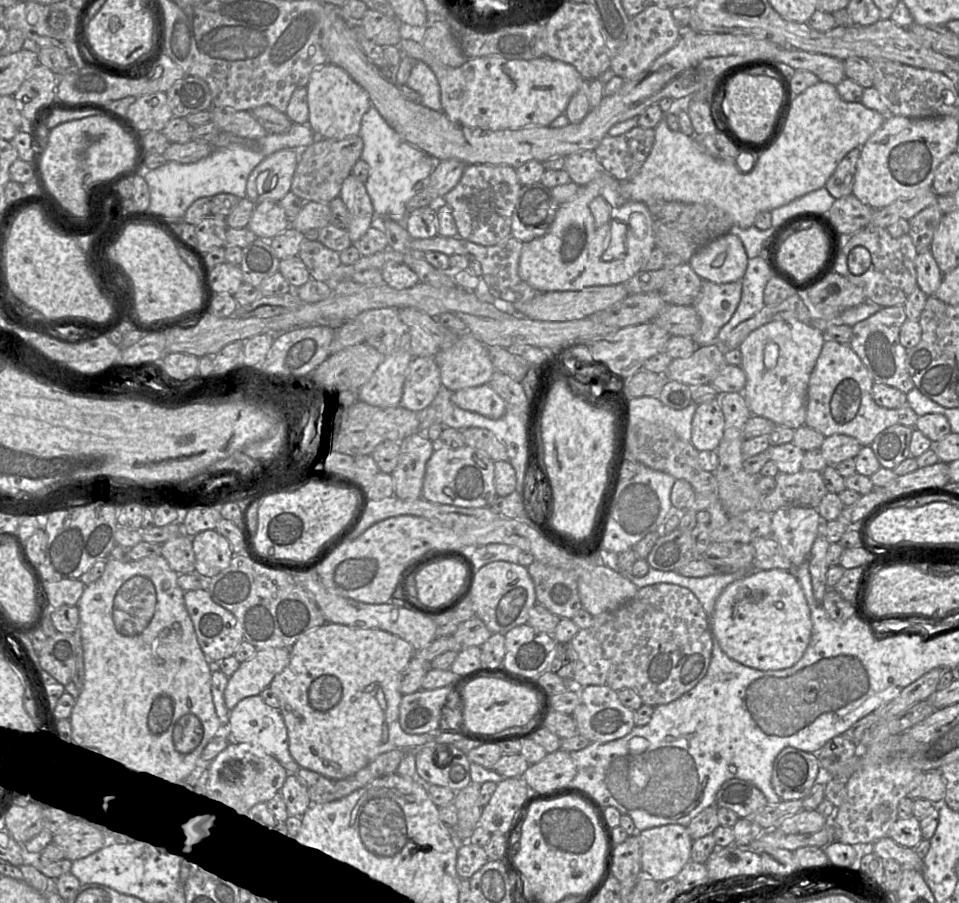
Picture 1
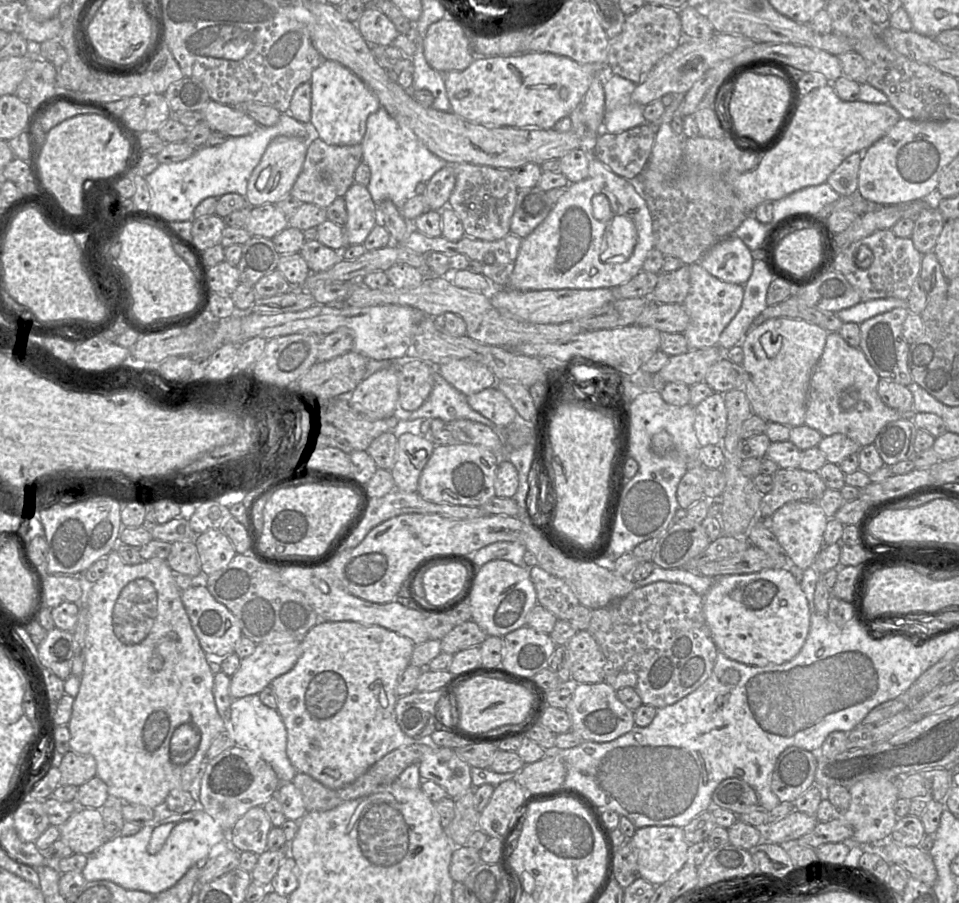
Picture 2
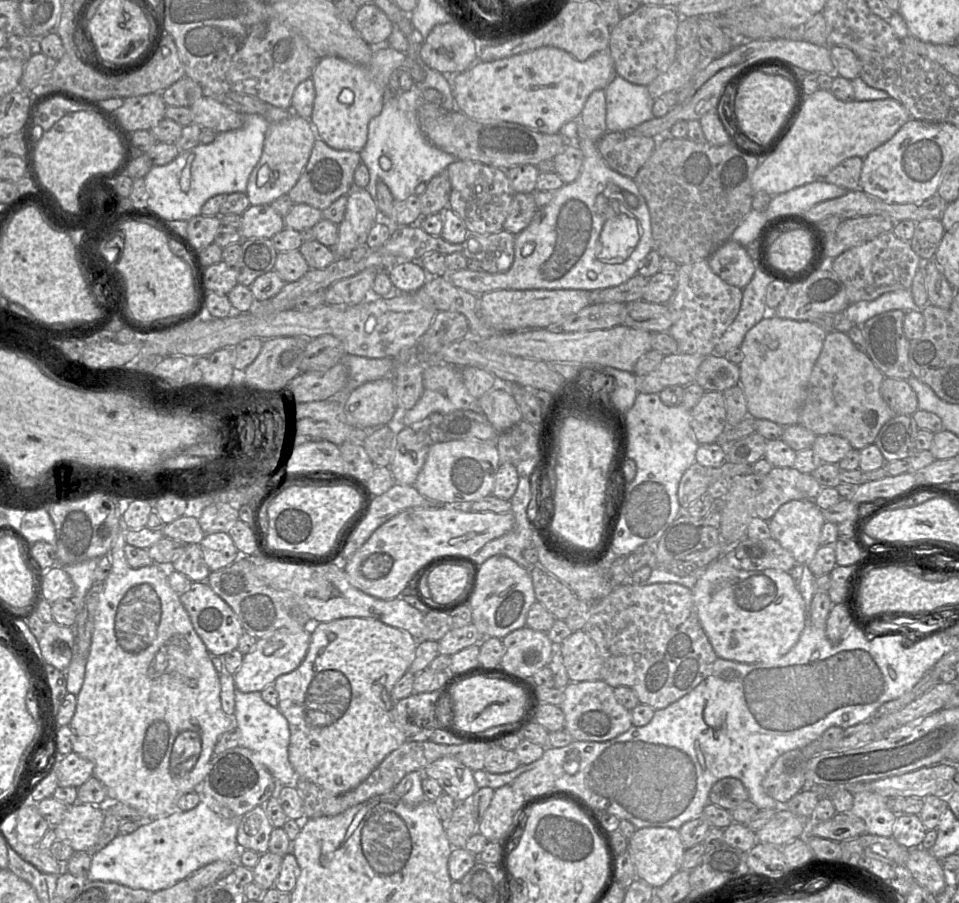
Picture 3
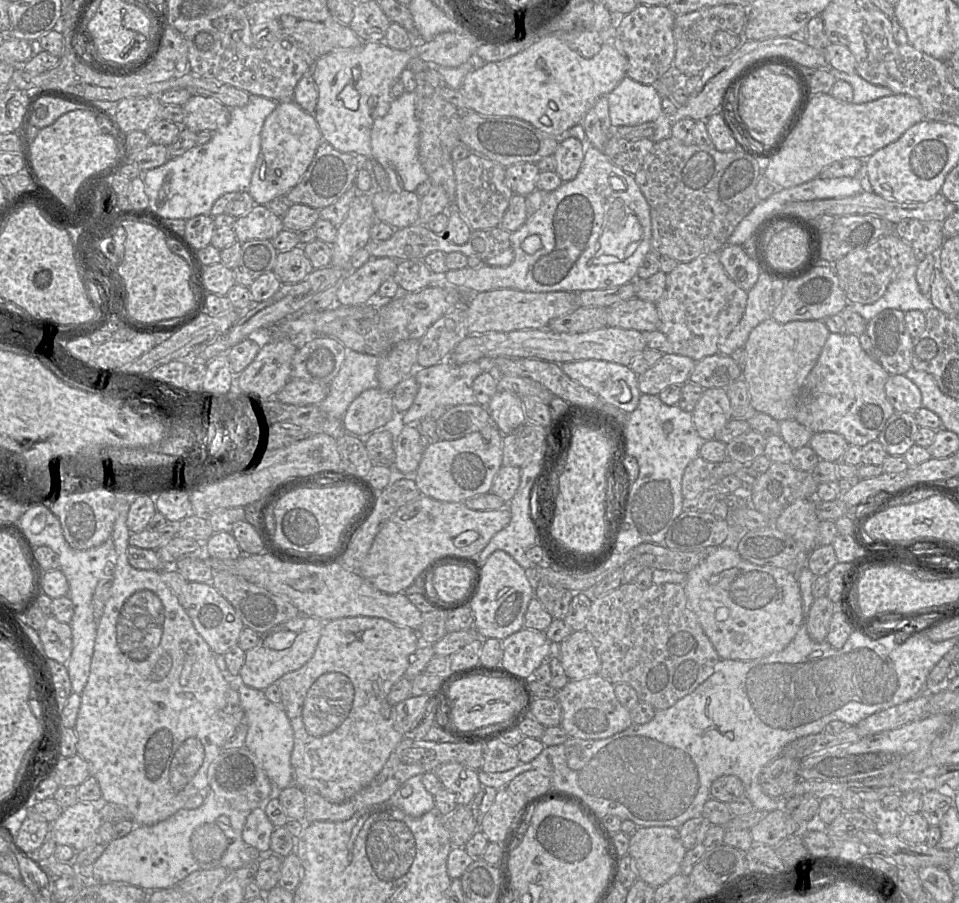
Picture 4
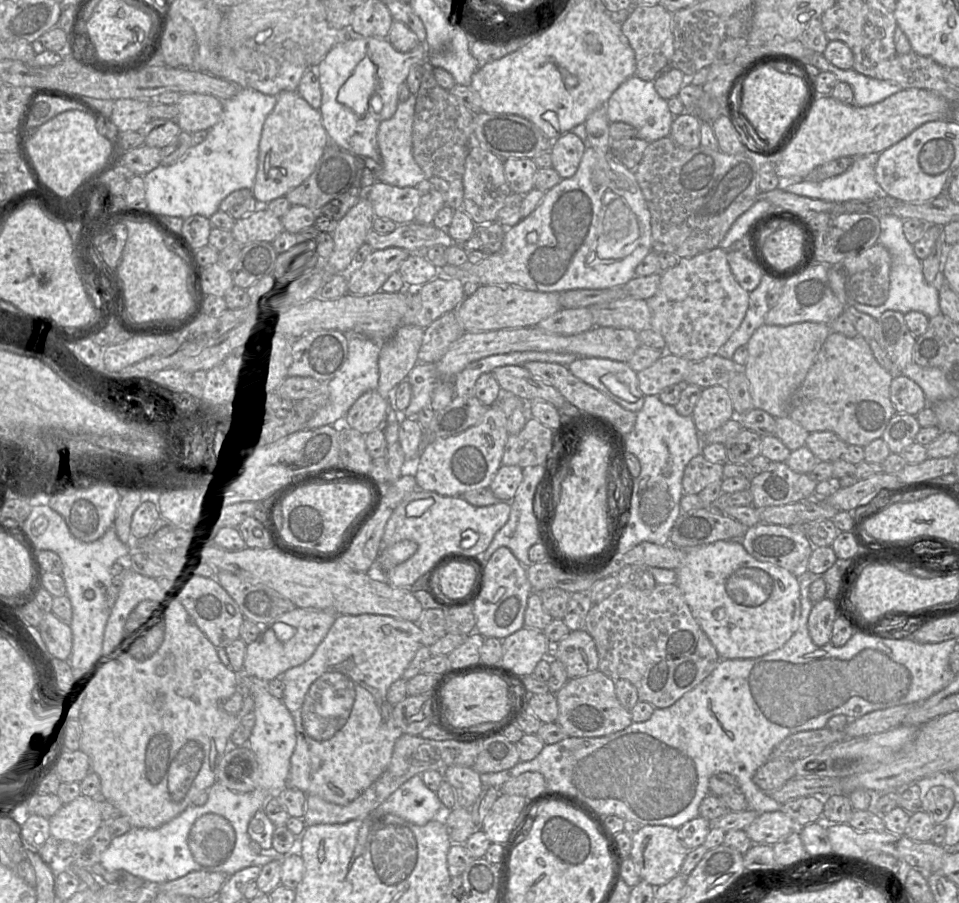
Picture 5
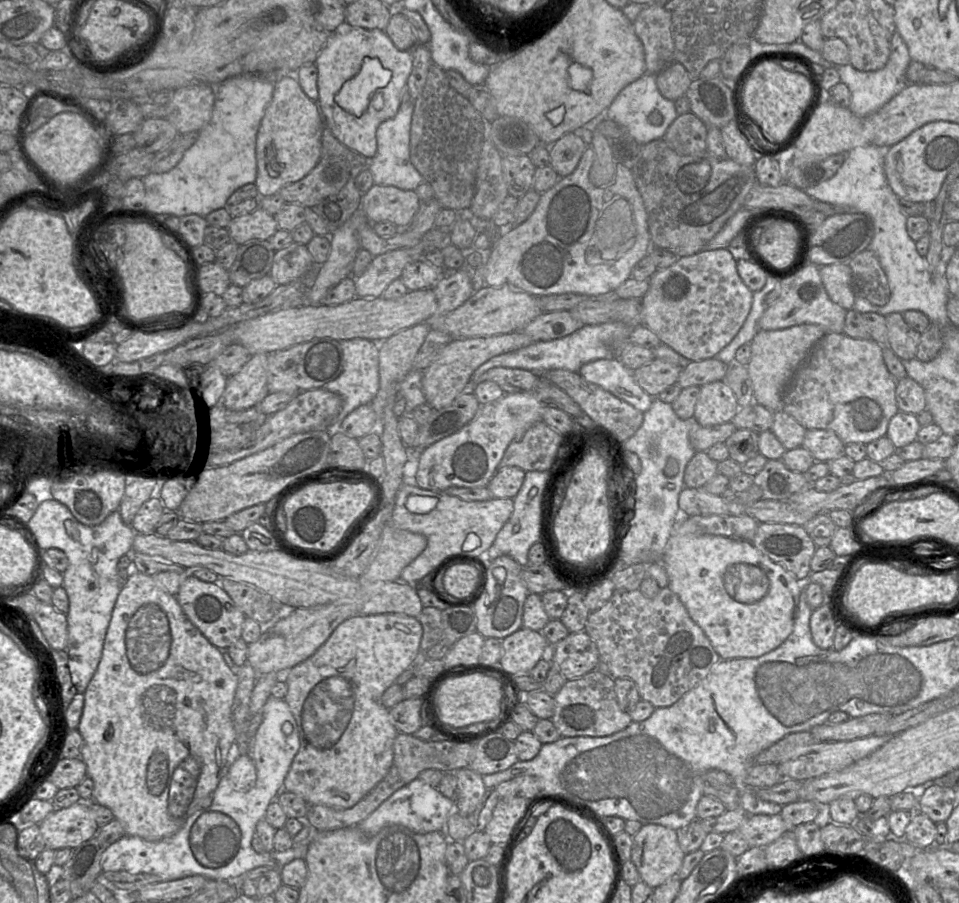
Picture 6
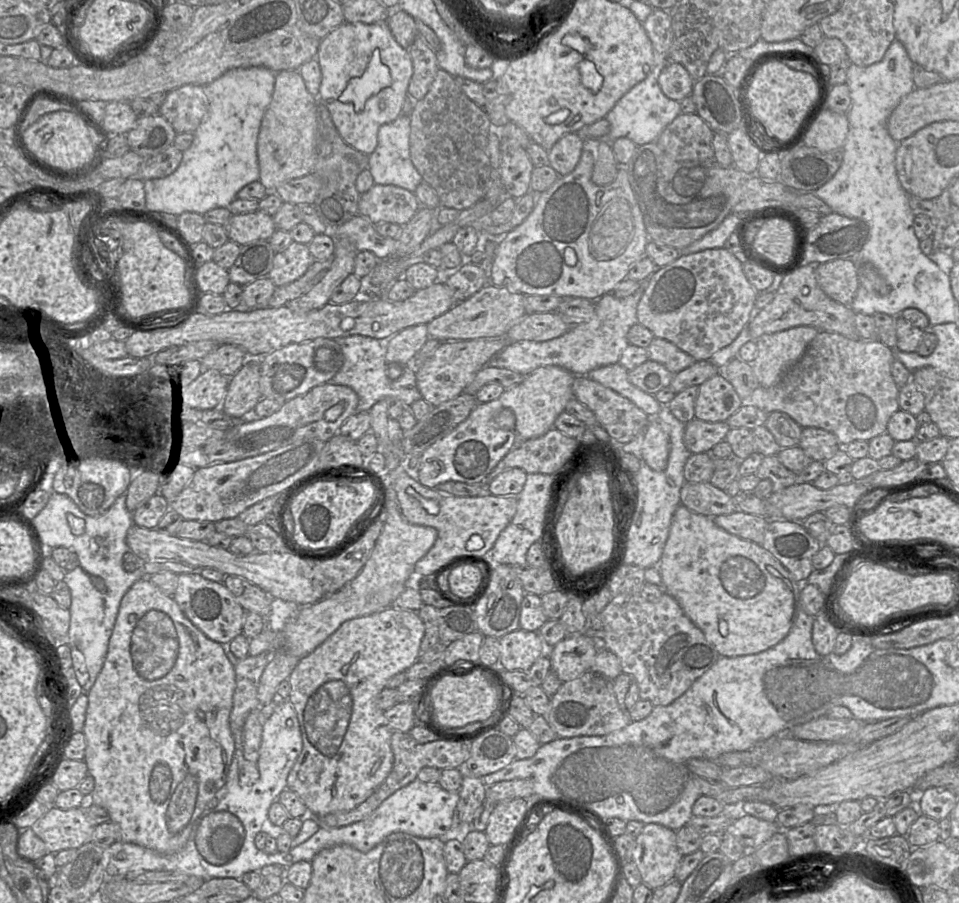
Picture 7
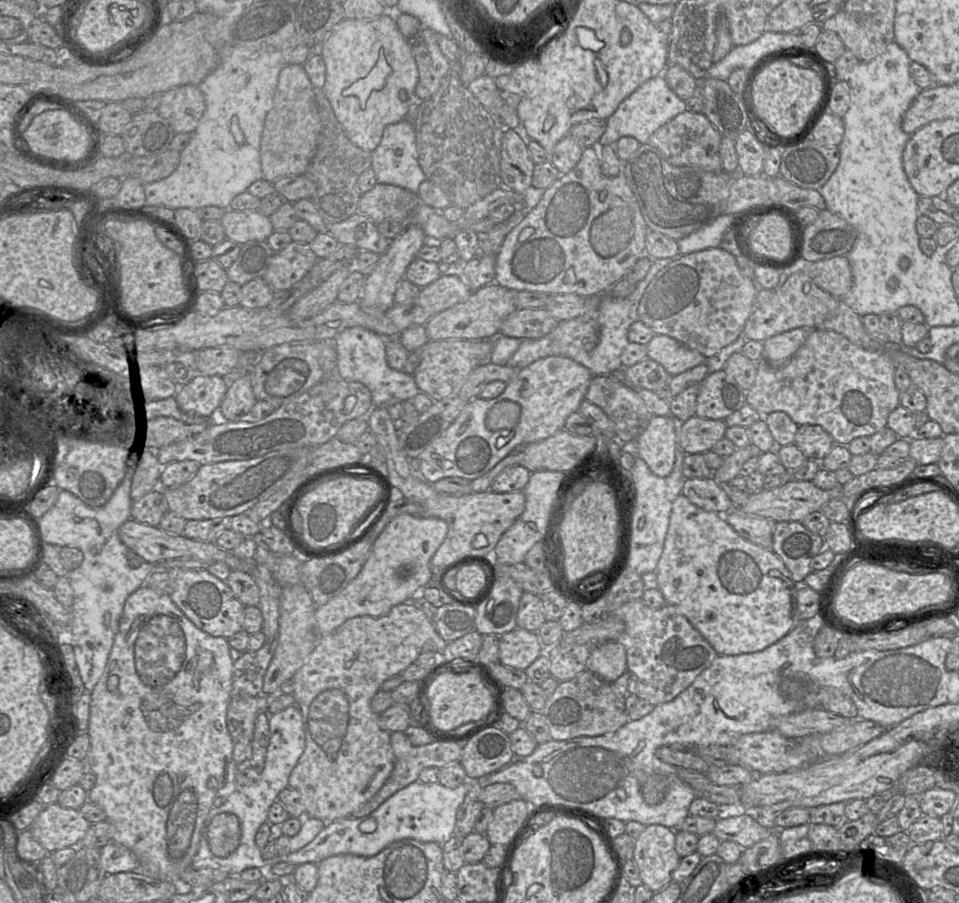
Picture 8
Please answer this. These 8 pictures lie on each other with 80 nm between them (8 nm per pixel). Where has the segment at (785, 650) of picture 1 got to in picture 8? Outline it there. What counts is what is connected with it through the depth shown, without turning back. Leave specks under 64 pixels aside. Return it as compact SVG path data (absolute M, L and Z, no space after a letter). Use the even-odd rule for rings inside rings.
M680 494L673 503L664 549L655 573L658 580L658 589L662 592L666 604L675 607L675 609L702 634L716 651L717 655L733 656L762 651L782 639L797 623L797 592L799 590L799 585L803 583L797 583L793 579L783 561L772 549L765 549L742 538L727 523L722 514L706 511L697 507L683 494Z

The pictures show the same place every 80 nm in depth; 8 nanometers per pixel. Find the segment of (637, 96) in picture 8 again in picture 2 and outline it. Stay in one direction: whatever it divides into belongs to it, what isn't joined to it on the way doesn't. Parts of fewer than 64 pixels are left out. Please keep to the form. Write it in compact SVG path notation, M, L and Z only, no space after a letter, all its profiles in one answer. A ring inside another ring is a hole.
M608 73L604 79L605 116L601 132L621 133L646 123L643 116L644 106L632 100L636 84L618 74Z

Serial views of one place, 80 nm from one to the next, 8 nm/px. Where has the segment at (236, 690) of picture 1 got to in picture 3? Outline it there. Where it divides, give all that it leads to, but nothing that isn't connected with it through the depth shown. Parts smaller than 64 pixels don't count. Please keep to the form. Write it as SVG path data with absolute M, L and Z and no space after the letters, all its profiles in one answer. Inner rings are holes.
M281 628L270 637L258 639L253 651L244 655L241 666L233 675L236 690L244 693L261 692L279 676L295 670L307 654L310 638L310 628L302 631Z

